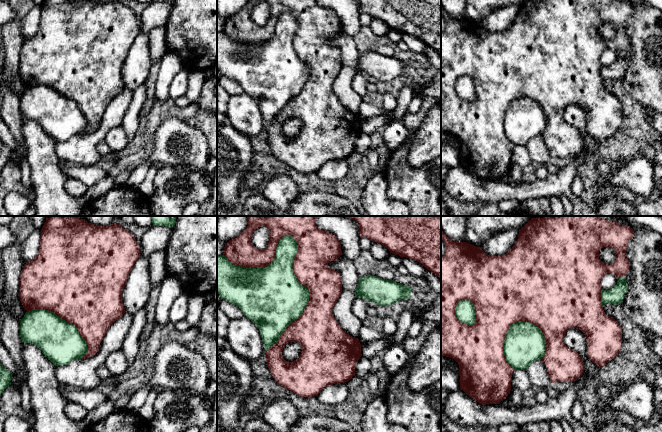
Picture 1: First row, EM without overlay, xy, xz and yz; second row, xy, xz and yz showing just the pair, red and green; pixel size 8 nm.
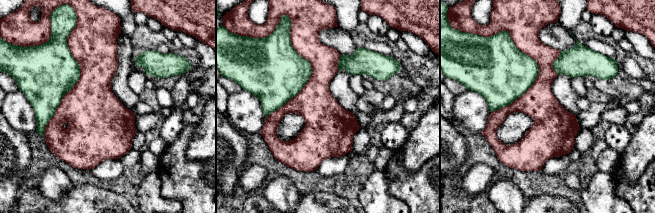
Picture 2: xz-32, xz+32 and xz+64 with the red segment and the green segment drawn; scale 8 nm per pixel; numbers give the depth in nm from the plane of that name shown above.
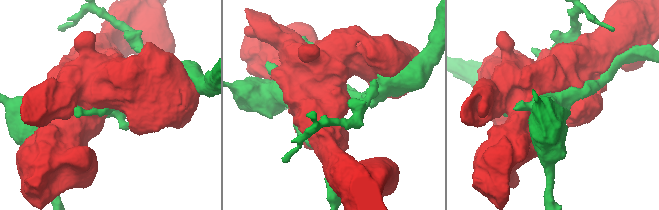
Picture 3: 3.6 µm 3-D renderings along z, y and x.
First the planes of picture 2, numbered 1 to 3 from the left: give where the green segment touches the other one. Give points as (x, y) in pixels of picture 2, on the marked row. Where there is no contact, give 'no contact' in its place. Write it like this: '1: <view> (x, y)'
1: xz-32 (80, 71)
2: xz+32 (312, 69)
3: xz+64 (510, 35)

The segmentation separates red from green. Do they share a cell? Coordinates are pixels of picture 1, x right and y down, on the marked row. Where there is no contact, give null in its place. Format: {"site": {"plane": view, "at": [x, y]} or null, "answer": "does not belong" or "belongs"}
{"site": {"plane": "xz", "at": [310, 296]}, "answer": "does not belong"}

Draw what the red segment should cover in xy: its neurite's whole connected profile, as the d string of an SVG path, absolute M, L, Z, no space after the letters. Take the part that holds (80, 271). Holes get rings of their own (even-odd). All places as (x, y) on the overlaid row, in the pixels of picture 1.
M75 216L46 218L41 229L39 252L31 262L23 266L20 275L20 301L27 312L46 309L75 325L87 343L87 353L82 359L90 358L99 350L110 326L126 312L122 291L140 253L134 236L119 224L95 226Z

